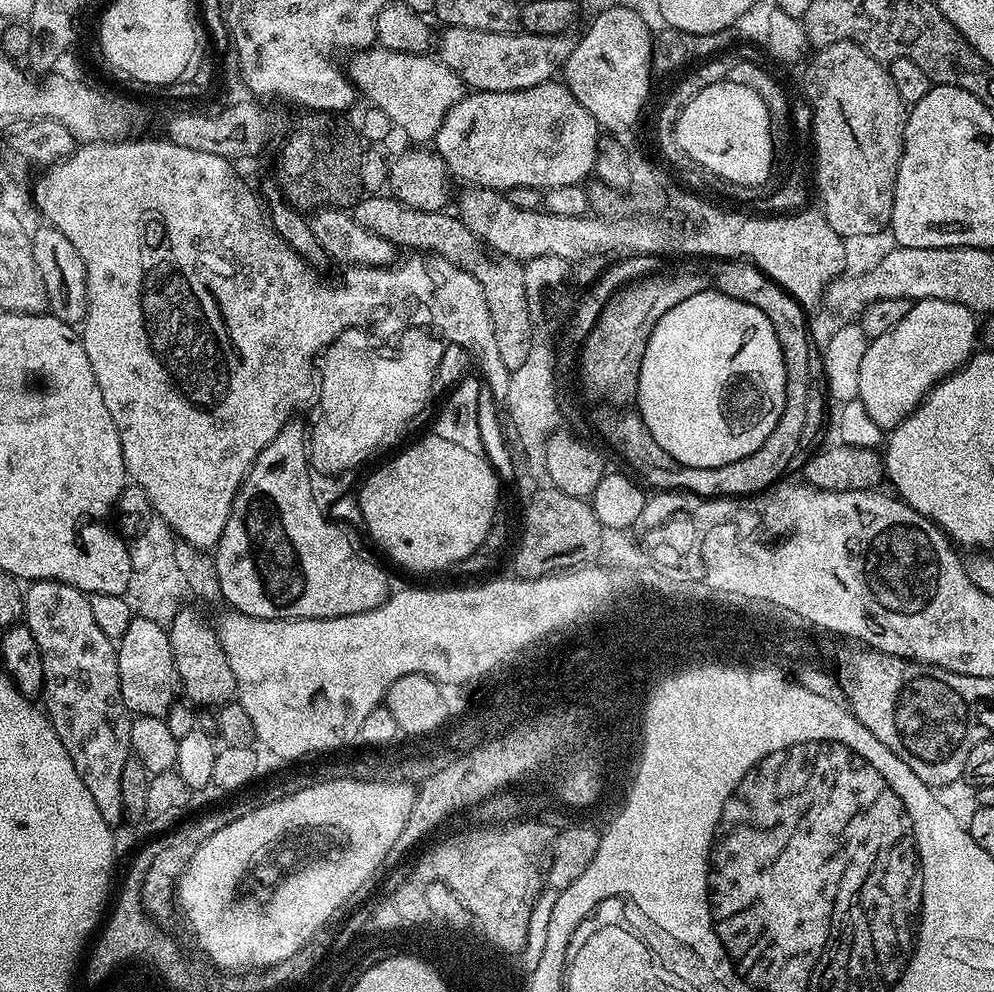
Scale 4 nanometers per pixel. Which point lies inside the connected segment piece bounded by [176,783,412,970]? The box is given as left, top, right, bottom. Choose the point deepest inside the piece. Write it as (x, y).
(260, 885)

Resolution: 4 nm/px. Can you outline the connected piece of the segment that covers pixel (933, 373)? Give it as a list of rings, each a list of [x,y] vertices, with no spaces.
[[[942,298],[915,301],[906,318],[898,322],[898,326],[886,330],[886,334],[871,337],[866,354],[862,354],[862,371],[858,374],[858,399],[879,428],[897,428],[920,405],[933,384],[939,384],[968,363],[968,358],[973,355],[977,344],[977,313],[971,312],[958,302],[946,302]]]

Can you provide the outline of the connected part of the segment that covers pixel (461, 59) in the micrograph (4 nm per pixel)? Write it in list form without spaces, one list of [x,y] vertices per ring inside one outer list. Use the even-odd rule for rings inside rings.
[[[451,26],[443,30],[438,36],[438,59],[477,92],[517,92],[549,83],[555,77],[552,75],[563,69],[576,45],[576,40],[568,34],[539,36],[523,30],[494,34]]]

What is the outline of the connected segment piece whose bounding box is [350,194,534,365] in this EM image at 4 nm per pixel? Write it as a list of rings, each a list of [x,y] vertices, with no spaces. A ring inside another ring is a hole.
[[[368,194],[351,209],[351,215],[366,230],[378,234],[397,249],[415,250],[425,254],[435,254],[454,262],[466,270],[482,286],[486,294],[486,306],[490,306],[490,318],[494,322],[494,334],[498,338],[498,351],[503,352],[508,364],[518,365],[524,360],[525,352],[533,352],[533,344],[528,341],[528,324],[532,320],[525,316],[530,307],[524,281],[524,264],[510,256],[493,254],[470,231],[459,215],[448,216],[447,211],[423,212],[414,210],[398,202],[391,194]]]

